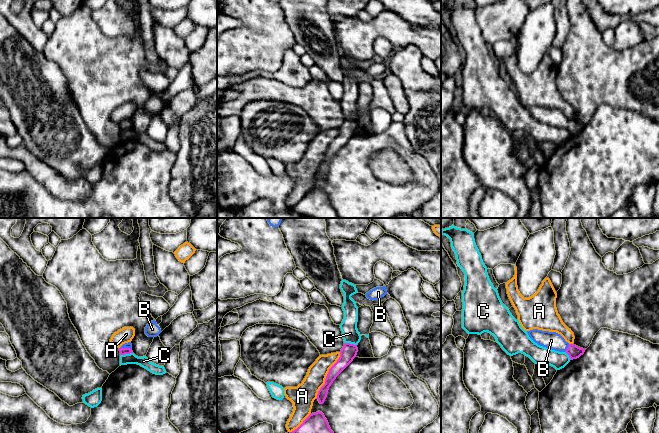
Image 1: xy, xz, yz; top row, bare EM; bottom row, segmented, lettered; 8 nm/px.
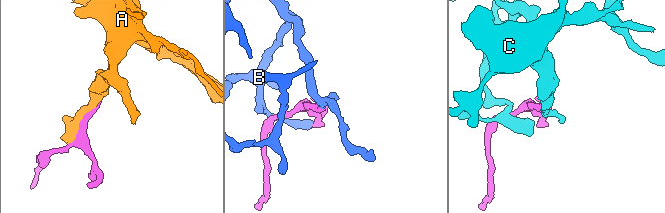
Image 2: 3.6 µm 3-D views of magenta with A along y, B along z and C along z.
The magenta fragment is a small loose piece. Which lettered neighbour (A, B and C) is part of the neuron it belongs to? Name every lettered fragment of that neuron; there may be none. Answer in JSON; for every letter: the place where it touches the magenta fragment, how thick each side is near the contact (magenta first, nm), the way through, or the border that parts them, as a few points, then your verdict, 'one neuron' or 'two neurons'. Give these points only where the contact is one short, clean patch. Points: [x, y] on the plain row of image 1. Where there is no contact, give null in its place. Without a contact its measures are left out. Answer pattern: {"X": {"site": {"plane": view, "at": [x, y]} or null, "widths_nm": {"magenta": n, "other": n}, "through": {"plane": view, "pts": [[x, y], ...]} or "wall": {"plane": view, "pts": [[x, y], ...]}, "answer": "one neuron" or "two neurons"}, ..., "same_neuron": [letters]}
{"A": {"site": {"plane": "xz", "at": [327, 151]}, "widths_nm": {"magenta": 120, "other": 180}, "answer": "two neurons"}, "B": {"site": {"plane": "yz", "at": [567, 124]}, "widths_nm": {"magenta": 110, "other": 140}, "answer": "one neuron"}, "C": {"site": {"plane": "xy", "at": [126, 129]}, "widths_nm": {"magenta": 60, "other": 90}, "wall": {"plane": "xy", "pts": [[132, 128], [120, 131]]}, "answer": "two neurons"}, "same_neuron": ["B"]}

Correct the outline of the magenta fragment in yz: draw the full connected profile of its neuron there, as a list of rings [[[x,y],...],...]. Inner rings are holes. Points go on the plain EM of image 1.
[[[533,105],[527,107],[527,109],[538,121],[555,127],[566,128],[571,136],[579,134],[586,126],[574,120],[569,120],[560,110],[556,108]]]

